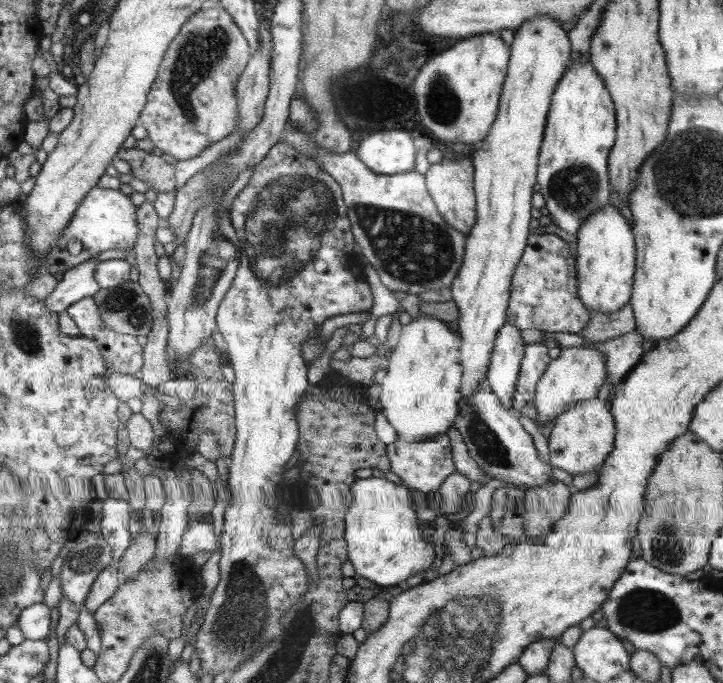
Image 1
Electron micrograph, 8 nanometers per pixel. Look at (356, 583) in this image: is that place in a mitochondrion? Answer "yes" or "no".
no

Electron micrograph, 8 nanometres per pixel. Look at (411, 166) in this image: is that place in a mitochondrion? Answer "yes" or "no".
no

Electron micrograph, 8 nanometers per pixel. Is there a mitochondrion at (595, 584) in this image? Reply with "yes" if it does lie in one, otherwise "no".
no

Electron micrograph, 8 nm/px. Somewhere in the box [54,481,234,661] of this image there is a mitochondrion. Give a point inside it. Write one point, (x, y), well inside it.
(86, 558)

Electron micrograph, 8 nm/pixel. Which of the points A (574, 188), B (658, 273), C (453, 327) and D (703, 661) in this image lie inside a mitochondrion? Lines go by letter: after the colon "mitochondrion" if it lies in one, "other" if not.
A: mitochondrion
B: other
C: other
D: other

